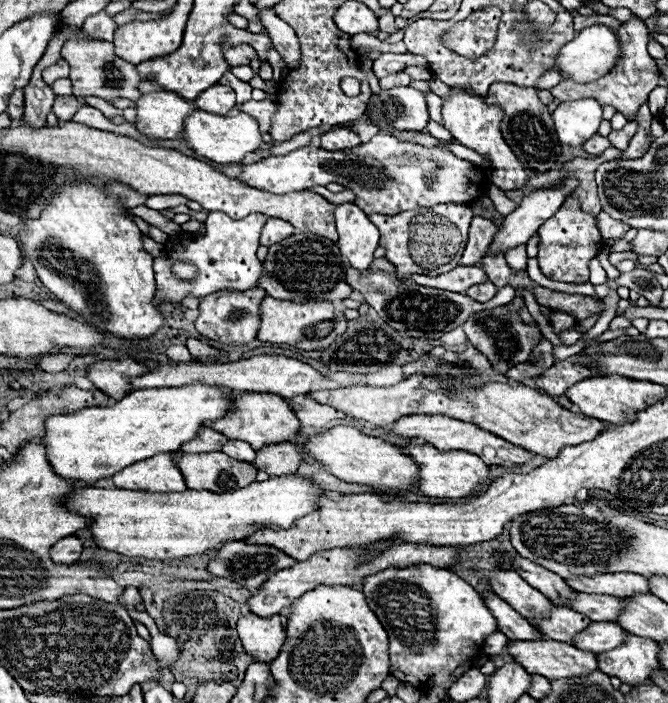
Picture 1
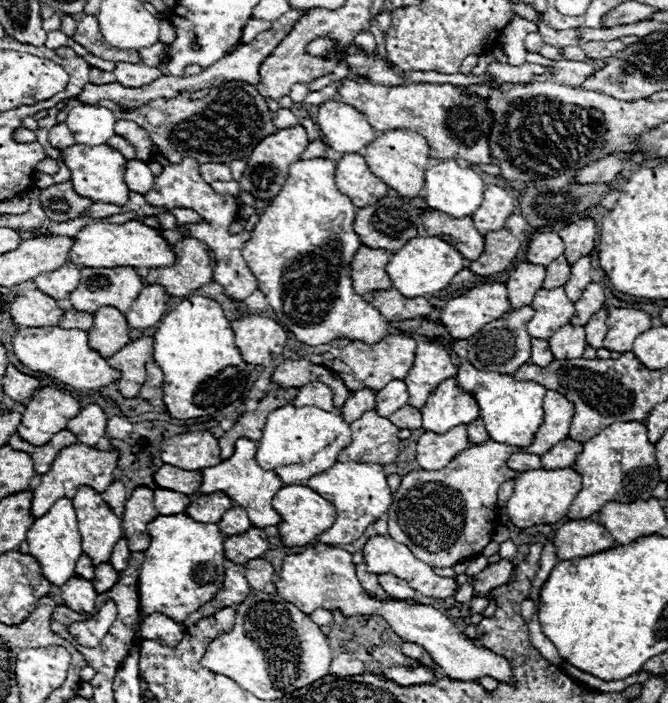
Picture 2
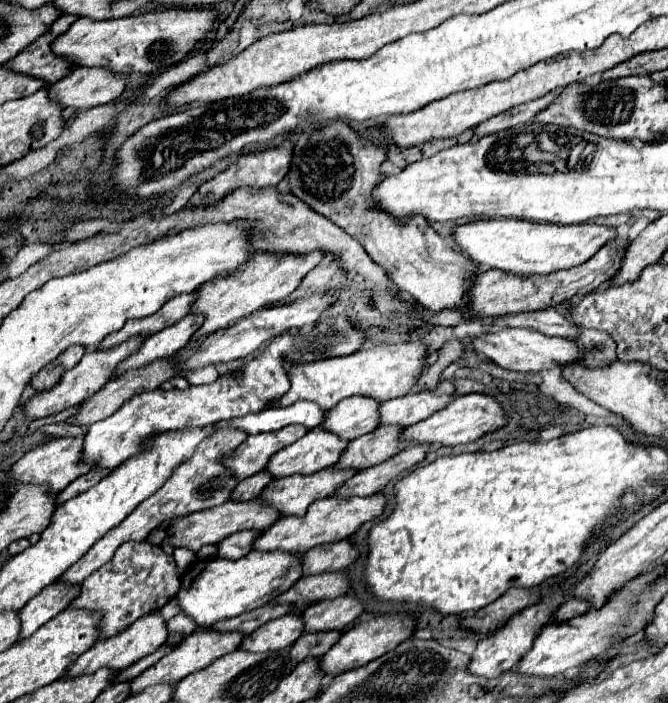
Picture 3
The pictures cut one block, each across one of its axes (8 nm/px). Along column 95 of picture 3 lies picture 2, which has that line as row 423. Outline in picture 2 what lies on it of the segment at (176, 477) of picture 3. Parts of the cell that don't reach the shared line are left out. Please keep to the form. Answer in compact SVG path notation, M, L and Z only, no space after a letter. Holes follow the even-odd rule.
M546 392L544 410L544 426L540 426L540 430L536 432L532 446L520 450L528 450L530 454L544 454L552 446L556 446L556 442L568 438L576 406L570 400L566 400L566 396L562 396L560 392Z

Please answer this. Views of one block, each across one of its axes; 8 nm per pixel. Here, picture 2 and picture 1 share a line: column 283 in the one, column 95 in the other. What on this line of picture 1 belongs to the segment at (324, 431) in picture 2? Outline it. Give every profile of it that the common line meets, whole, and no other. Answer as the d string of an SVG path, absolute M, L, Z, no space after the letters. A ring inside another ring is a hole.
M184 384L178 388L146 388L134 390L126 398L114 402L112 406L92 406L78 410L76 414L50 416L46 420L46 436L44 446L48 450L48 458L56 474L64 474L66 478L84 478L84 482L98 482L100 478L114 476L116 472L132 466L140 460L152 458L162 452L178 452L180 446L198 436L206 422L214 422L224 418L232 408L232 390L216 386L216 384Z

